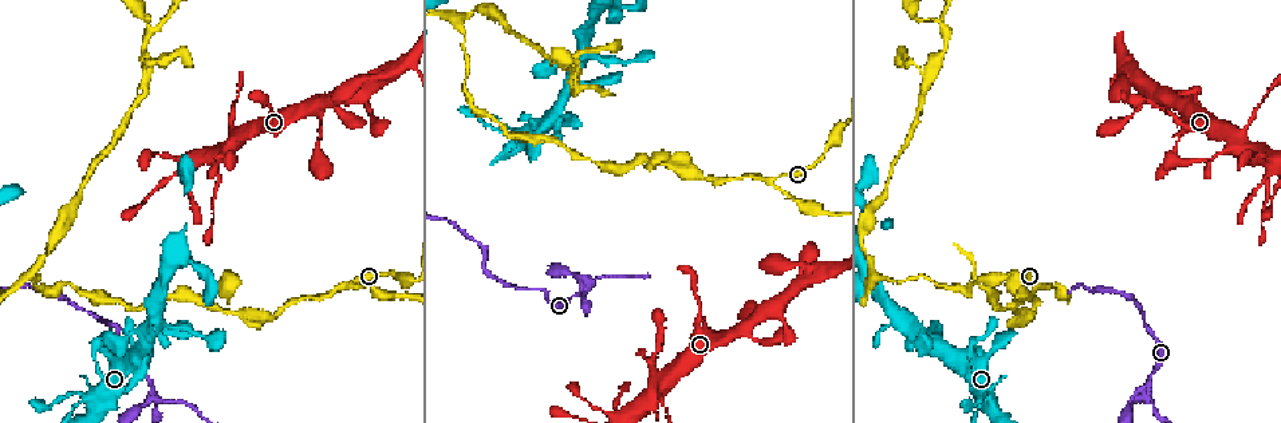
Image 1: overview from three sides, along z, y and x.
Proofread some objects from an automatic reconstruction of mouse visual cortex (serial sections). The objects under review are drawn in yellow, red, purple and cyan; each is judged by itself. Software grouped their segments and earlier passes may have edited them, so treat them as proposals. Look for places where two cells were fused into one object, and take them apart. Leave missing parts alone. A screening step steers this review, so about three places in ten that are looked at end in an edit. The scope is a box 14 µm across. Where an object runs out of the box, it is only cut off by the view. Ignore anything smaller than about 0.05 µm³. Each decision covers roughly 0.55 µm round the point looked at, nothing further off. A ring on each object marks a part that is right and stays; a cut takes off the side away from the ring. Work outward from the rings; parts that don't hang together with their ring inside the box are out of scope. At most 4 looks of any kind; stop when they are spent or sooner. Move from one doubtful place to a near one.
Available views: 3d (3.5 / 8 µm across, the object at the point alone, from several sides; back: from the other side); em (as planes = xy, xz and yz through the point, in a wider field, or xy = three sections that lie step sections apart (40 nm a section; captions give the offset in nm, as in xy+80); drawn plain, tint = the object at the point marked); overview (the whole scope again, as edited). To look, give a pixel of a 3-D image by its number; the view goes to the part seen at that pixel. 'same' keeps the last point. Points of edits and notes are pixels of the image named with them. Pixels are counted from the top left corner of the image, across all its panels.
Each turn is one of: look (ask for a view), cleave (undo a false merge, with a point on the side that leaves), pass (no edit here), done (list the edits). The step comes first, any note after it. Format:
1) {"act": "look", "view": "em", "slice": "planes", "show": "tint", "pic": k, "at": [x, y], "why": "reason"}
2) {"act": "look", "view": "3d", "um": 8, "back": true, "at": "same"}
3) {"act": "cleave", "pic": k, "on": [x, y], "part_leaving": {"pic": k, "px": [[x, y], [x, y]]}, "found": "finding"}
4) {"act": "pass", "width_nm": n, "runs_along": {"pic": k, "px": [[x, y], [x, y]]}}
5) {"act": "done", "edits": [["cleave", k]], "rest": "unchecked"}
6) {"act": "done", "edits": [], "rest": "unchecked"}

{"act": "look", "view": "3d", "um": 3.5, "back": true, "pic": 1, "at": [1017, 314], "why": "calibre changes"}

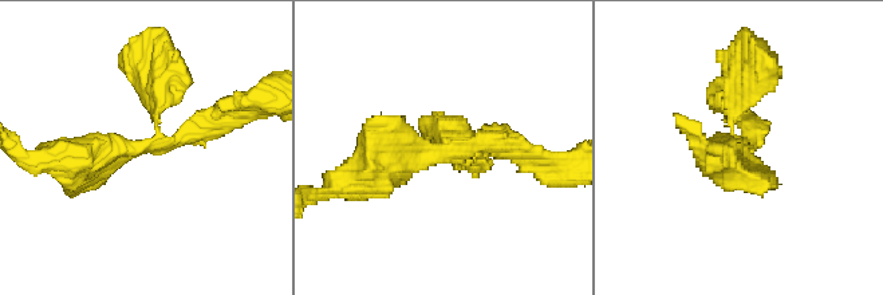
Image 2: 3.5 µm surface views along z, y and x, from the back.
{"act": "look", "view": "em", "slice": "planes", "show": "tint", "pic": 2, "at": [154, 144], "why": "shape alone is not enough"}

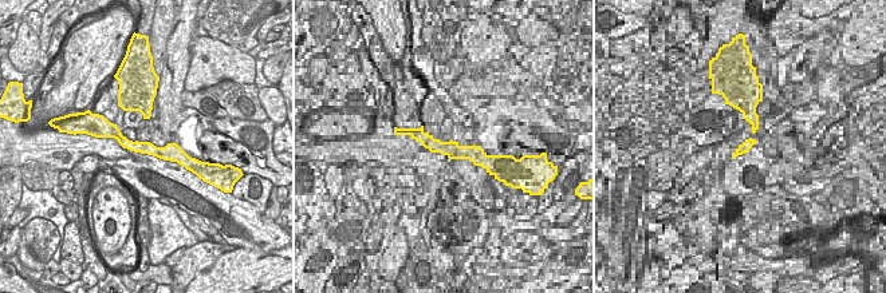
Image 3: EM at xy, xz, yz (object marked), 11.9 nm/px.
{"act": "pass", "width_nm": 160, "runs_along": {"pic": 3, "px": [[103, 134], [184, 161]]}, "found": "one cell here"}

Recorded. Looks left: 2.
{"act": "look", "view": "3d", "um": 8, "pic": 1, "at": [152, 388], "why": "four or more arms meet"}

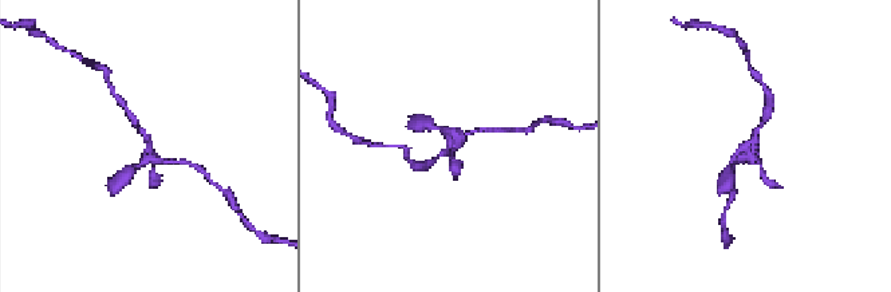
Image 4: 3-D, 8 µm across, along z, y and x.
{"act": "look", "view": "em", "slice": "xy", "step": 1, "show": "tint", "pic": 4, "at": [452, 144], "arms": 4, "arm_widths_nm": [100, 150, 150, 150], "why": "need the tissue"}

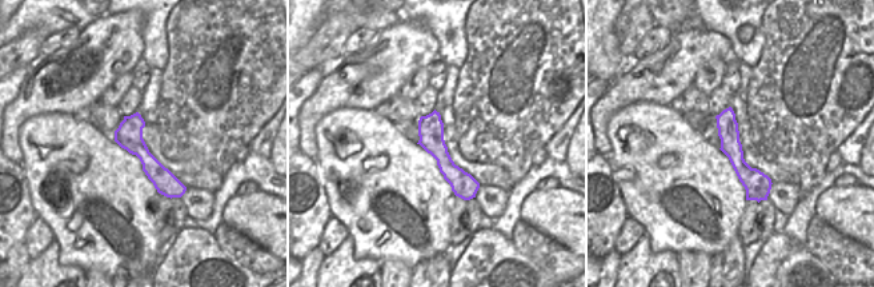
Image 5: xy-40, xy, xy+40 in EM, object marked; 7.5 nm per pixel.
{"act": "pass", "runs_along": {"pic": 4, "px": [[765, 117], [728, 170]]}, "found": "all the same cell"}

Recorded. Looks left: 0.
{"act": "done", "edits": [], "rest": "unchecked"}

